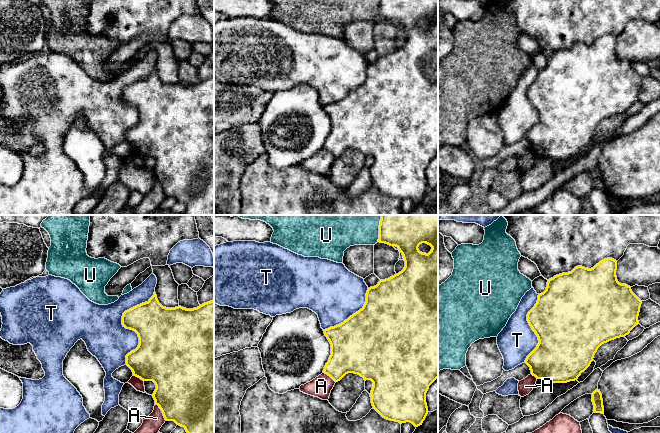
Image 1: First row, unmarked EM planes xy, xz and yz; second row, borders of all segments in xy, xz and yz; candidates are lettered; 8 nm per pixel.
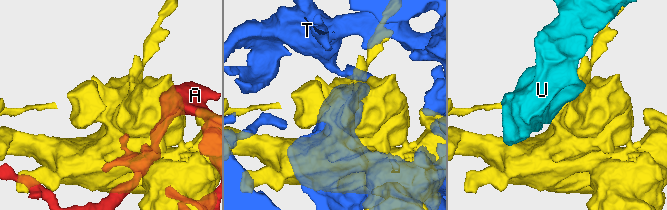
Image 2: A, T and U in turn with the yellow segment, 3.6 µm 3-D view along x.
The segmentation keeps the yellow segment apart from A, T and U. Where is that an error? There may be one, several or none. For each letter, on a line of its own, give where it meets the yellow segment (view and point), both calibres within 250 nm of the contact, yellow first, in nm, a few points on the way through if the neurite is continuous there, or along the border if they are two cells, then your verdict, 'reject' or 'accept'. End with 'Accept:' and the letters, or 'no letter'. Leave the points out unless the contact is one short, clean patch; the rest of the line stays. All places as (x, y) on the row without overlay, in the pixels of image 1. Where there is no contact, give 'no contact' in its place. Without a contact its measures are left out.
A: xy (162, 188) | 500/150 nm | reject
T: xy (123, 101) | 320/360 nm | accept
U: xz (379, 9) | 220/180 nm | reject
Accept: T

